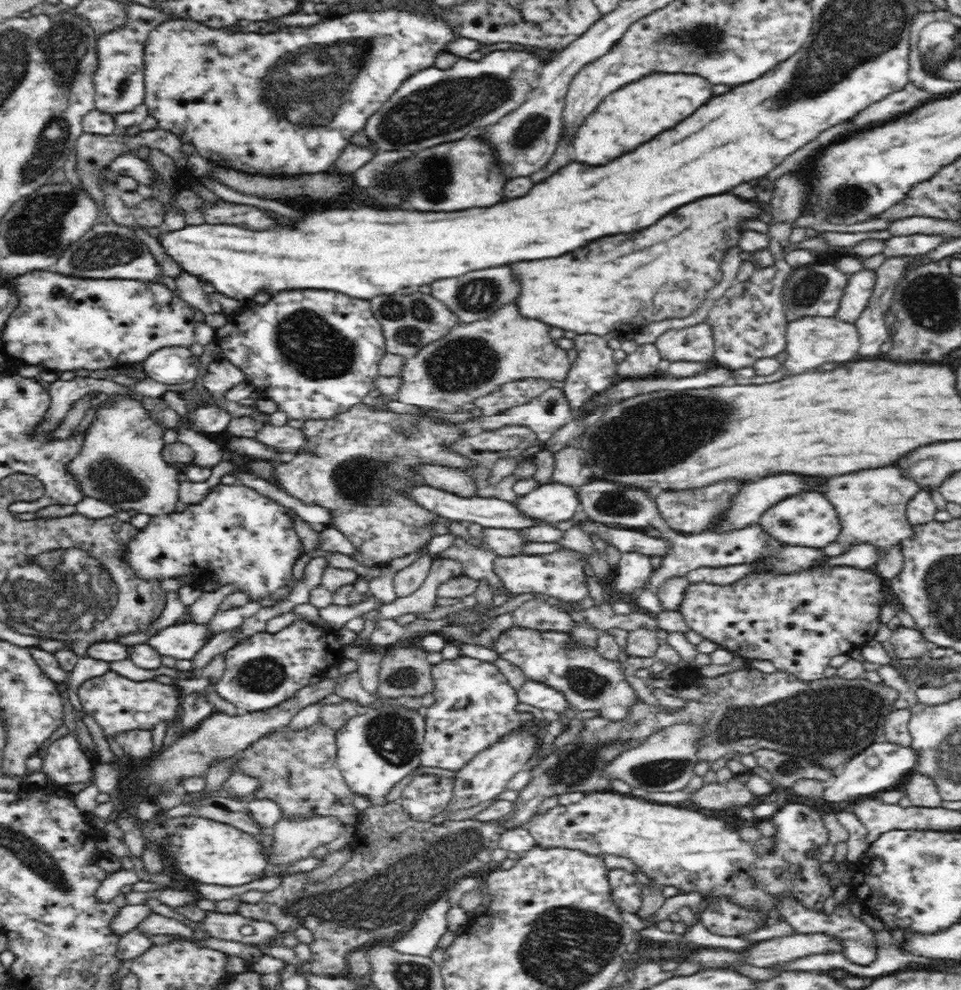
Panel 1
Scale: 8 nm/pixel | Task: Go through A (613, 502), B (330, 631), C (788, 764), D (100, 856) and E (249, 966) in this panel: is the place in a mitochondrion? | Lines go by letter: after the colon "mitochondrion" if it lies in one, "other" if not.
A: mitochondrion
B: other
C: mitochondrion
D: other
E: other

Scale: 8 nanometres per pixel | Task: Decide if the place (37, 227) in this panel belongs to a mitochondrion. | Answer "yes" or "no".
yes

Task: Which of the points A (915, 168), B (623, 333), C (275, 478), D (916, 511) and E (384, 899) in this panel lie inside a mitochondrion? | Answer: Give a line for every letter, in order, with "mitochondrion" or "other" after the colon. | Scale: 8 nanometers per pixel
A: other
B: other
C: other
D: other
E: mitochondrion

